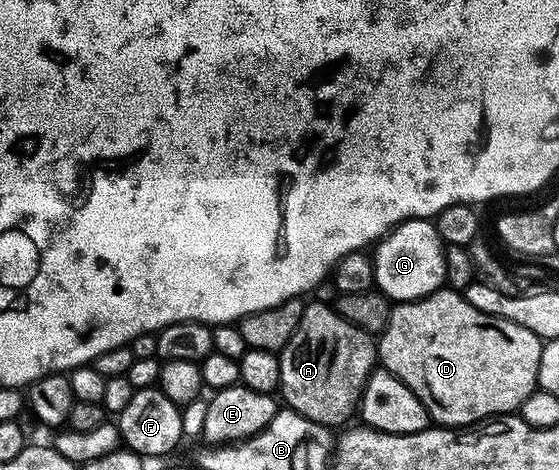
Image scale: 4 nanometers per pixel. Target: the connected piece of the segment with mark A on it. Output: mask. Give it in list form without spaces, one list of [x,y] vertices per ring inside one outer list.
[[[317,301],[305,304],[302,319],[298,319],[298,331],[290,335],[290,343],[281,349],[280,359],[280,387],[279,396],[284,396],[283,404],[293,413],[310,419],[316,425],[333,427],[343,426],[348,416],[357,412],[360,395],[364,392],[364,384],[368,381],[372,370],[378,365],[378,349],[373,338],[362,332],[358,327],[346,323],[336,314],[332,305],[323,305]]]

